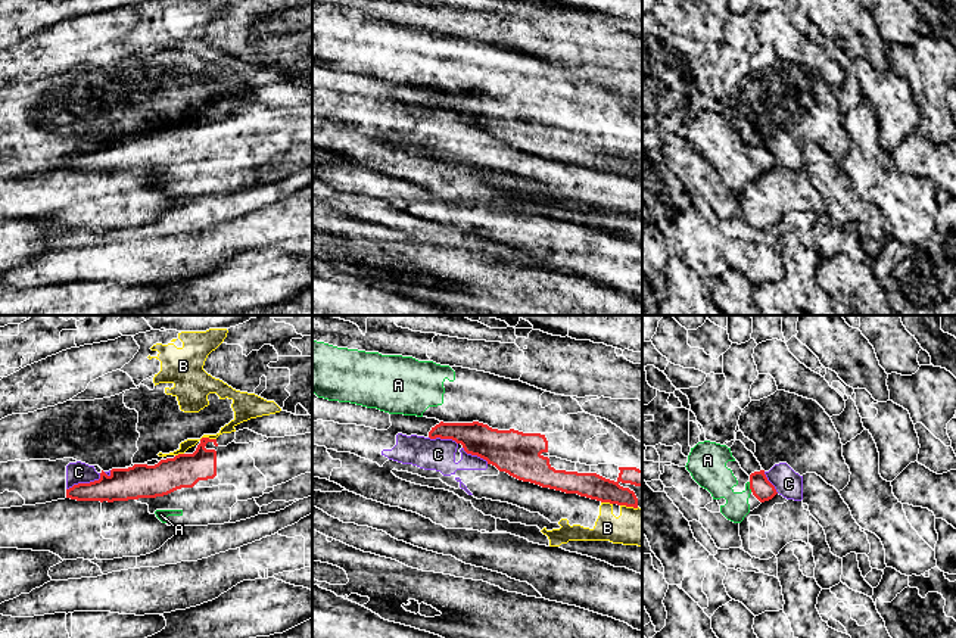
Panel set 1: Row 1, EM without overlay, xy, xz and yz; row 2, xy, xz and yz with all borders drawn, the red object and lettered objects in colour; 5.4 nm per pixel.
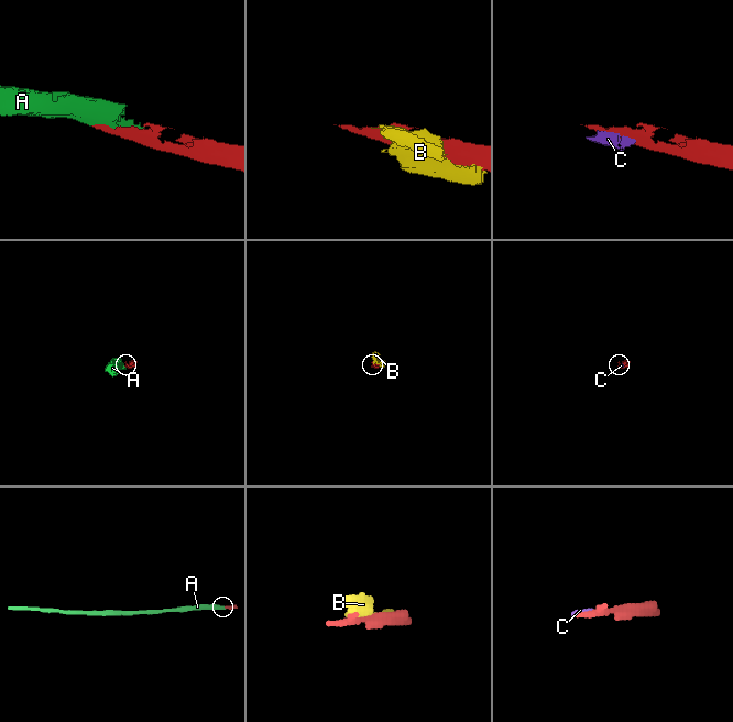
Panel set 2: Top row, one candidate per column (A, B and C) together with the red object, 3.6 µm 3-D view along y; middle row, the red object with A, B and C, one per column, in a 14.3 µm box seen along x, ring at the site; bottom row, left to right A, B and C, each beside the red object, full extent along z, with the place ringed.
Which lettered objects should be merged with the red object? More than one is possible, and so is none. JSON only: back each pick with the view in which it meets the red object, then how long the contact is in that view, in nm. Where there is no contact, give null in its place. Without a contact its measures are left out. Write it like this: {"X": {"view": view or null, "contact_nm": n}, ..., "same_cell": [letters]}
{"A": {"view": "yz", "contact_nm": 60}, "same_cell": ["A"]}

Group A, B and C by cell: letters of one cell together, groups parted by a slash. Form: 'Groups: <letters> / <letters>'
Groups: A / B C

